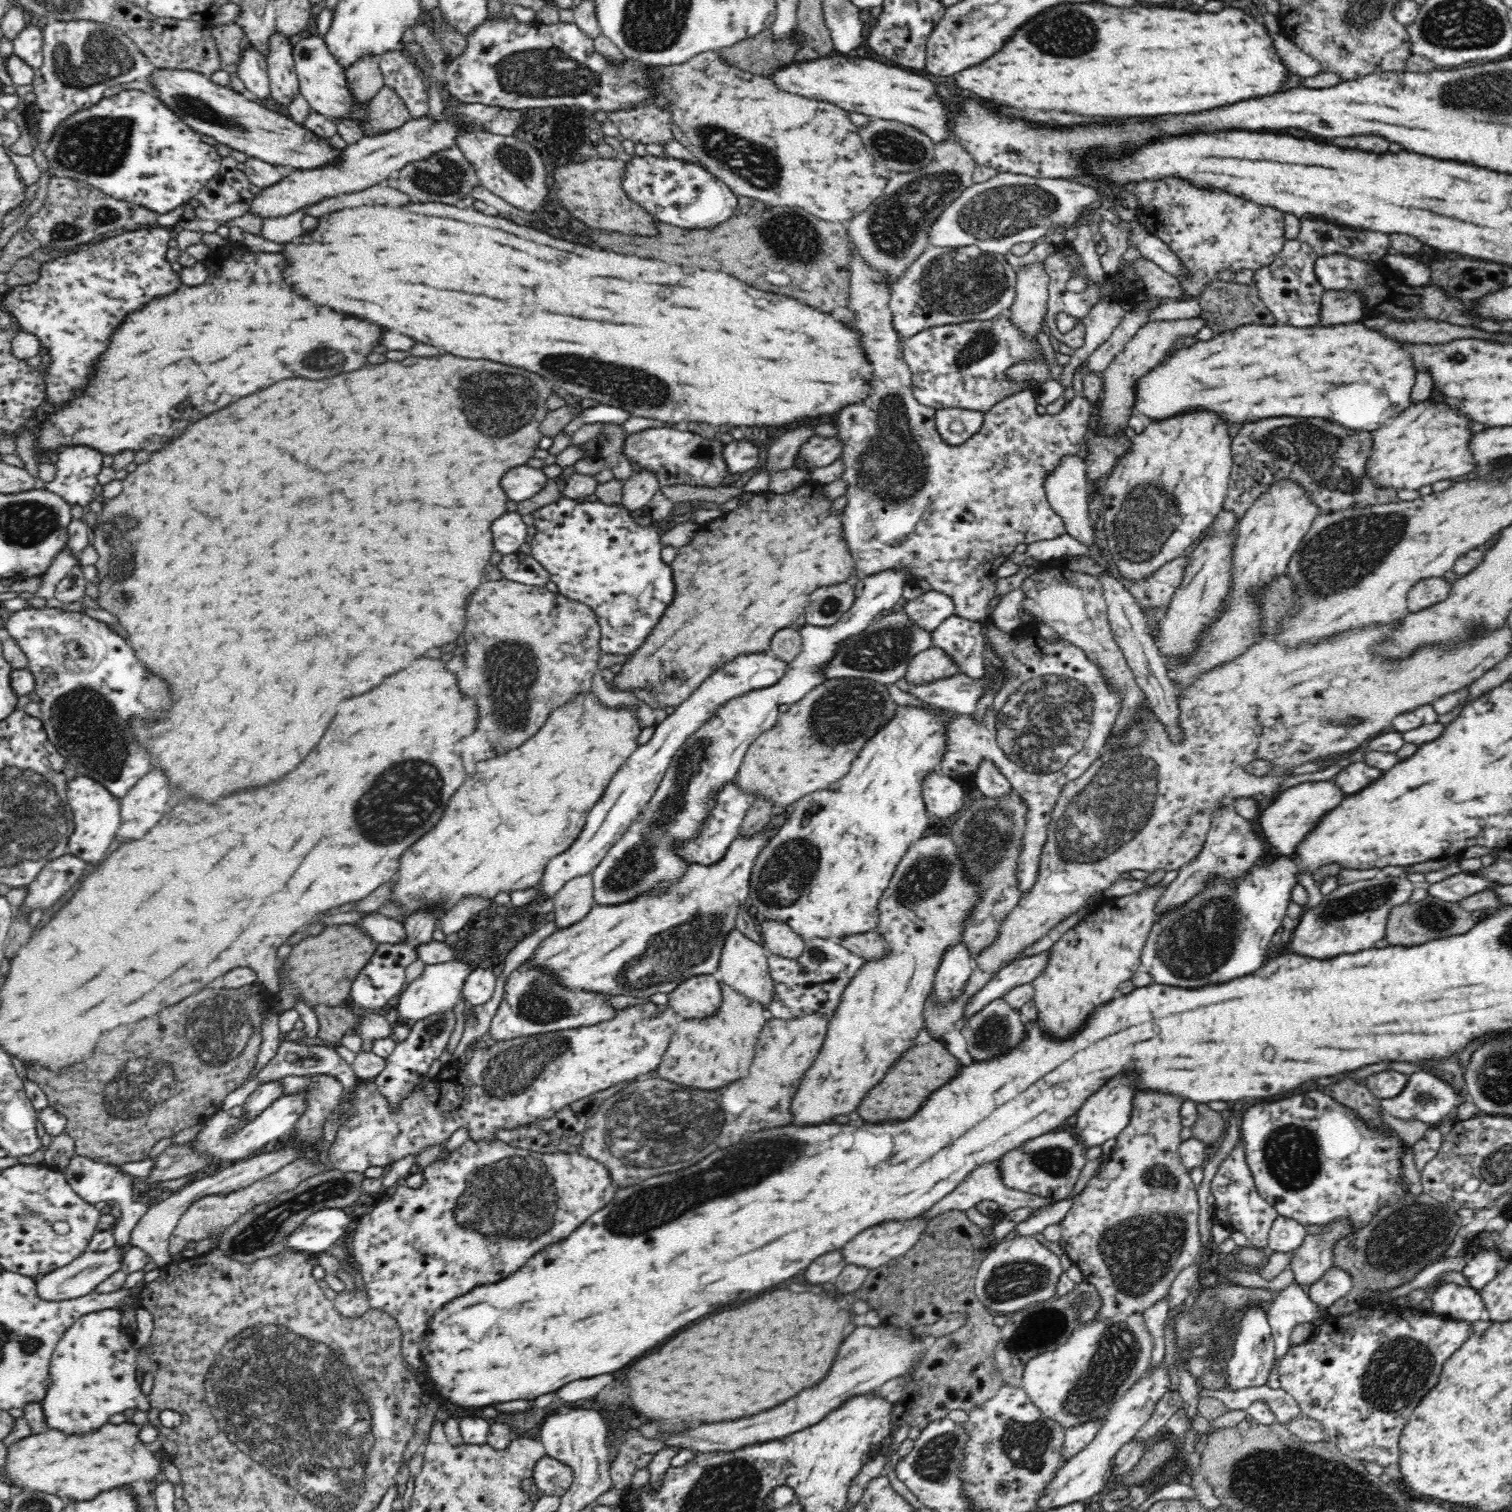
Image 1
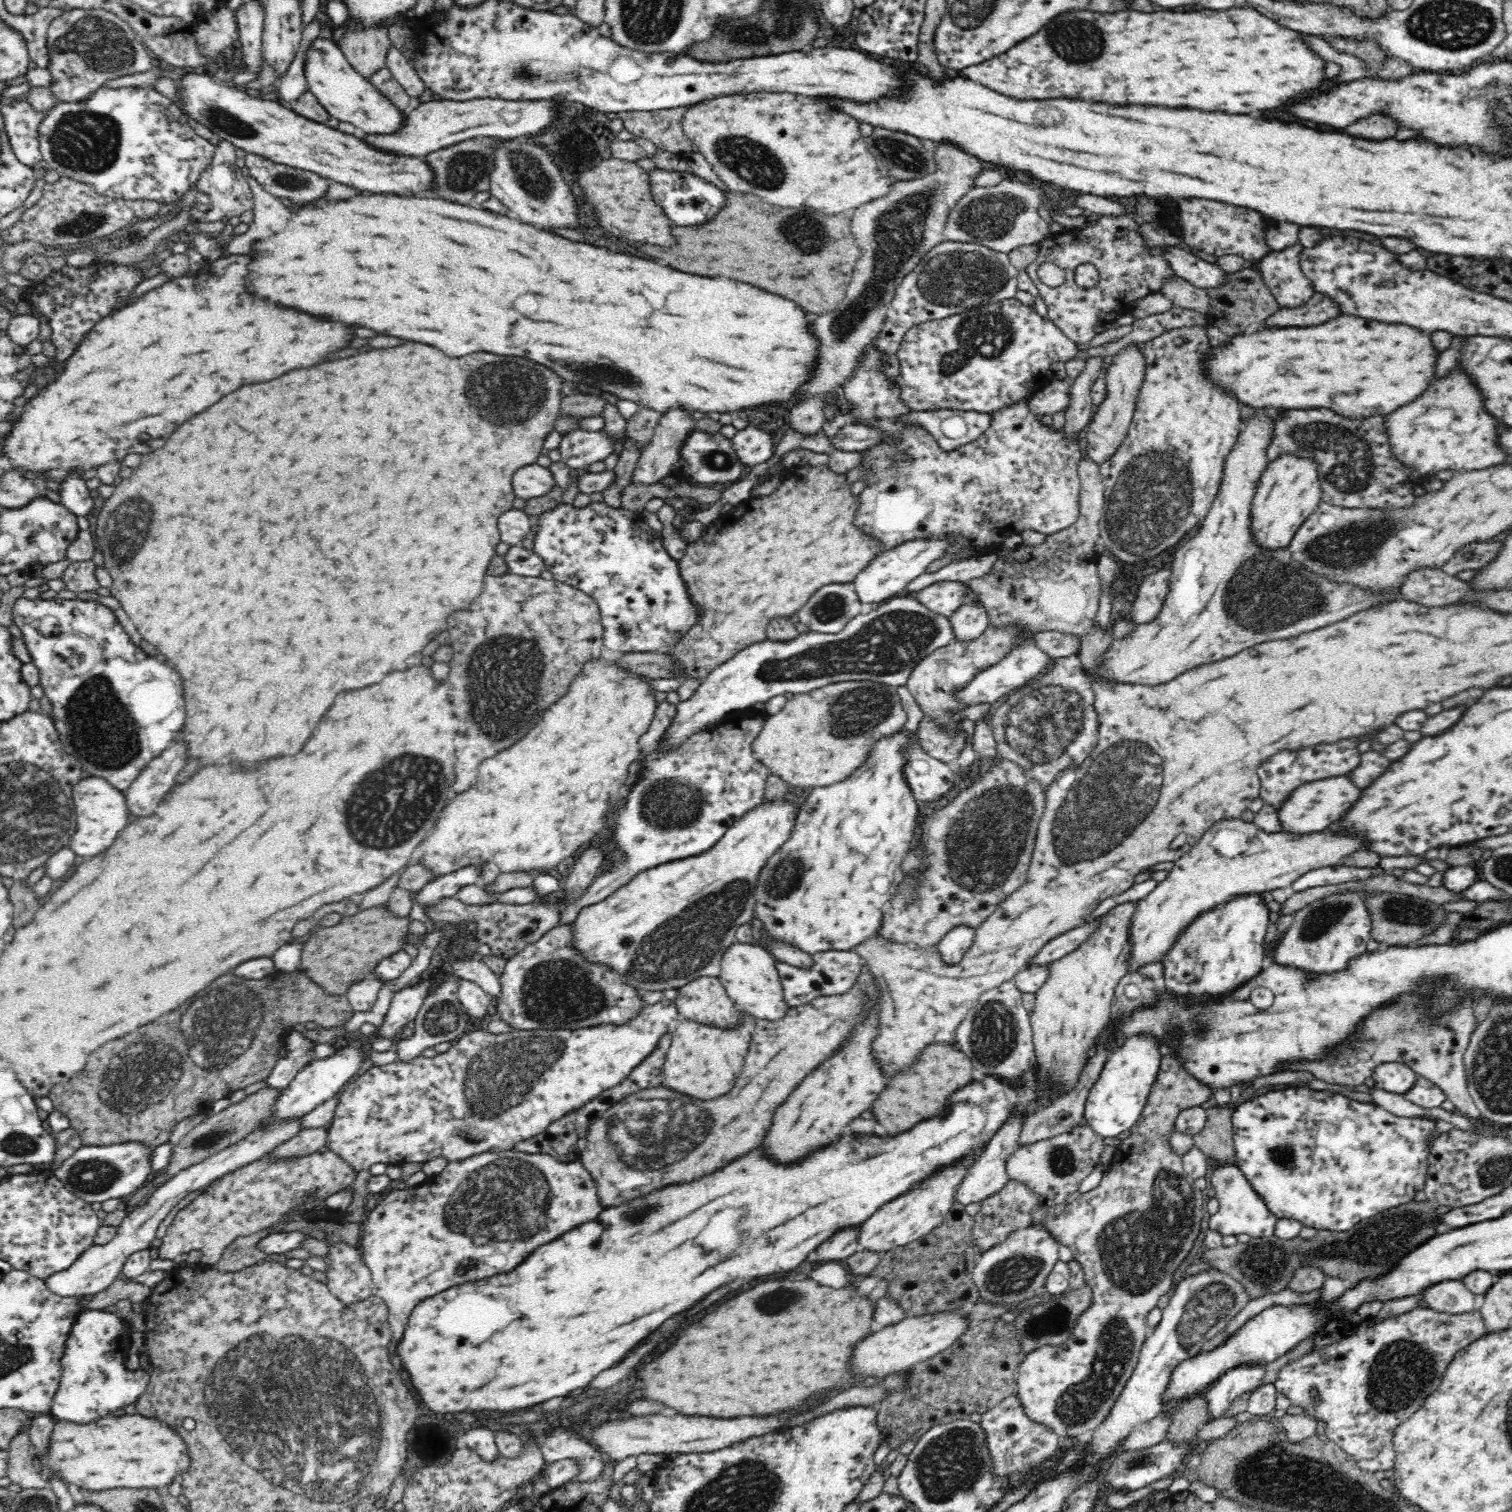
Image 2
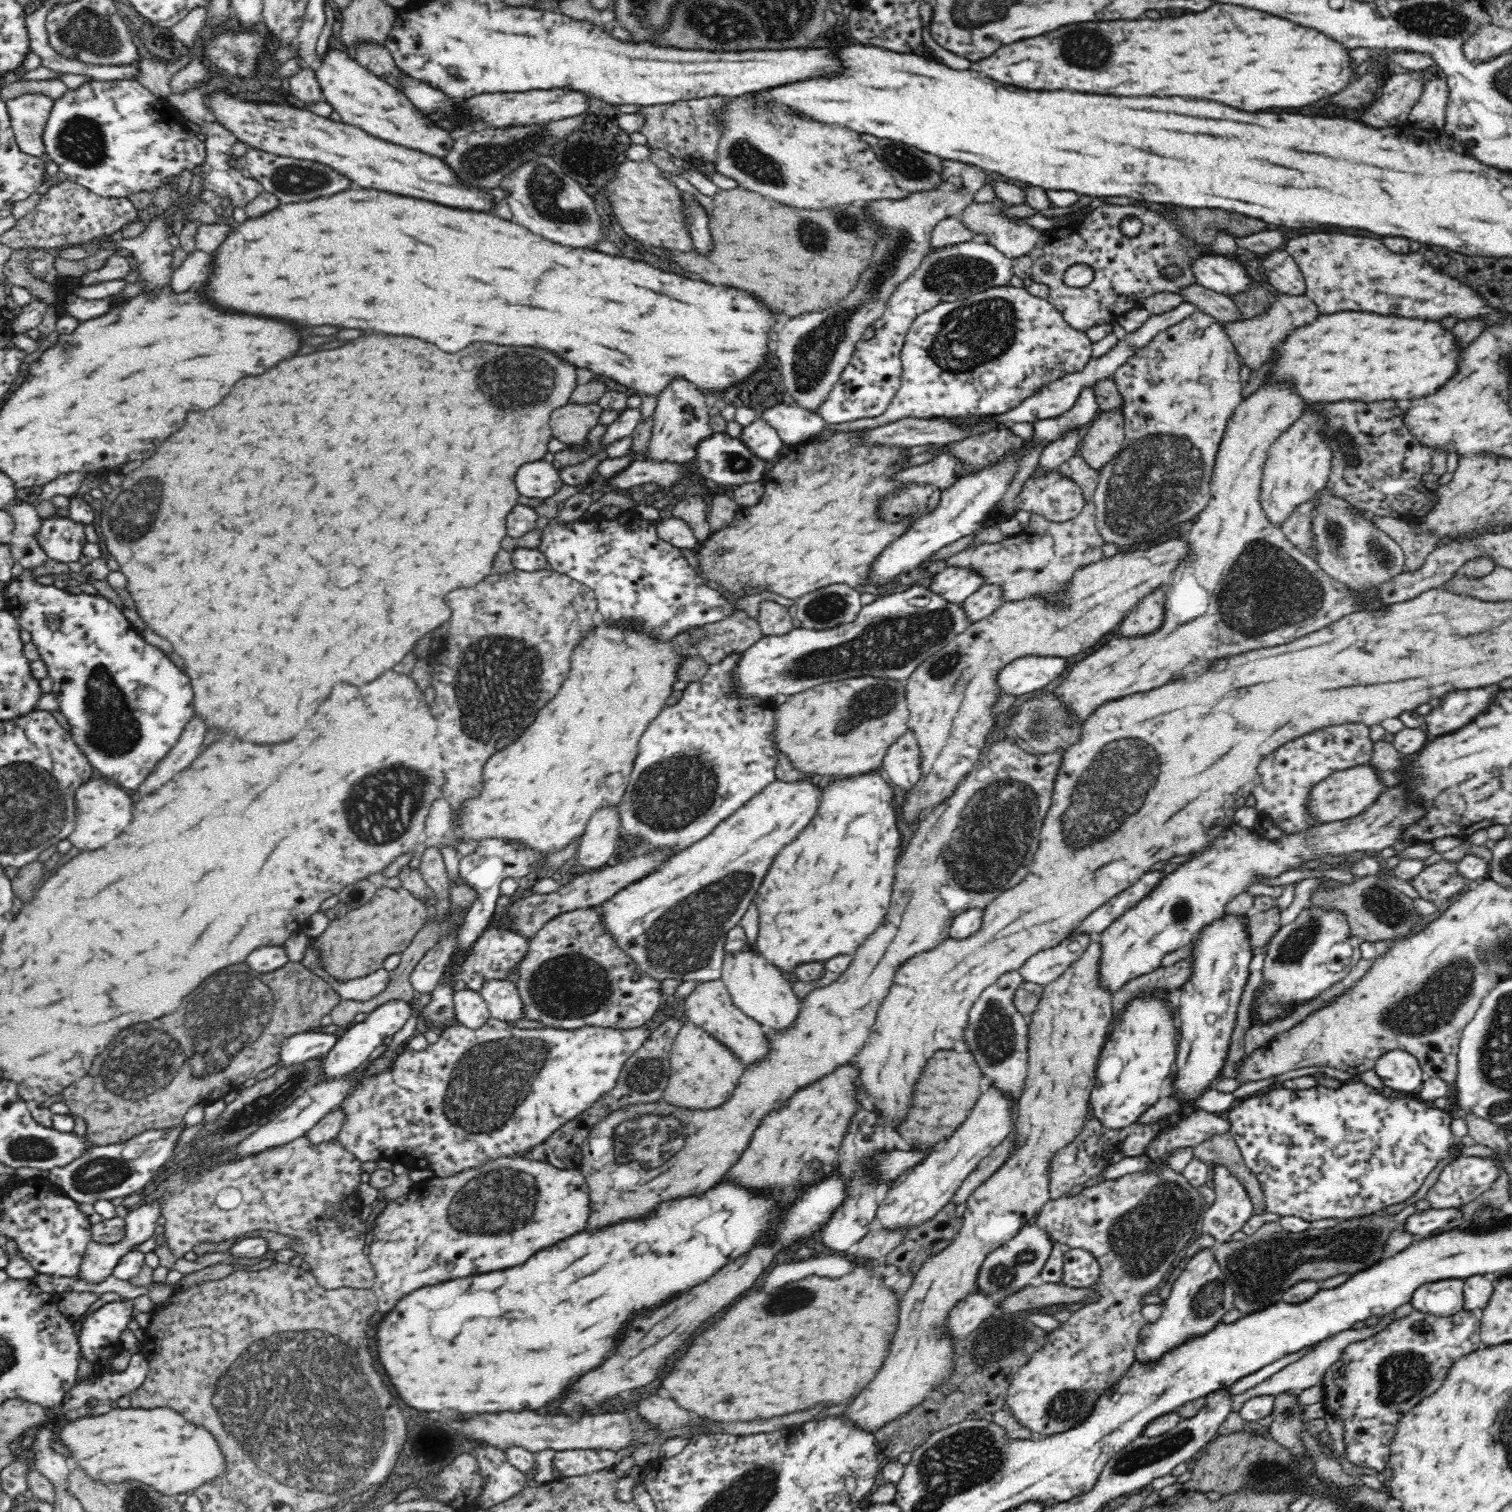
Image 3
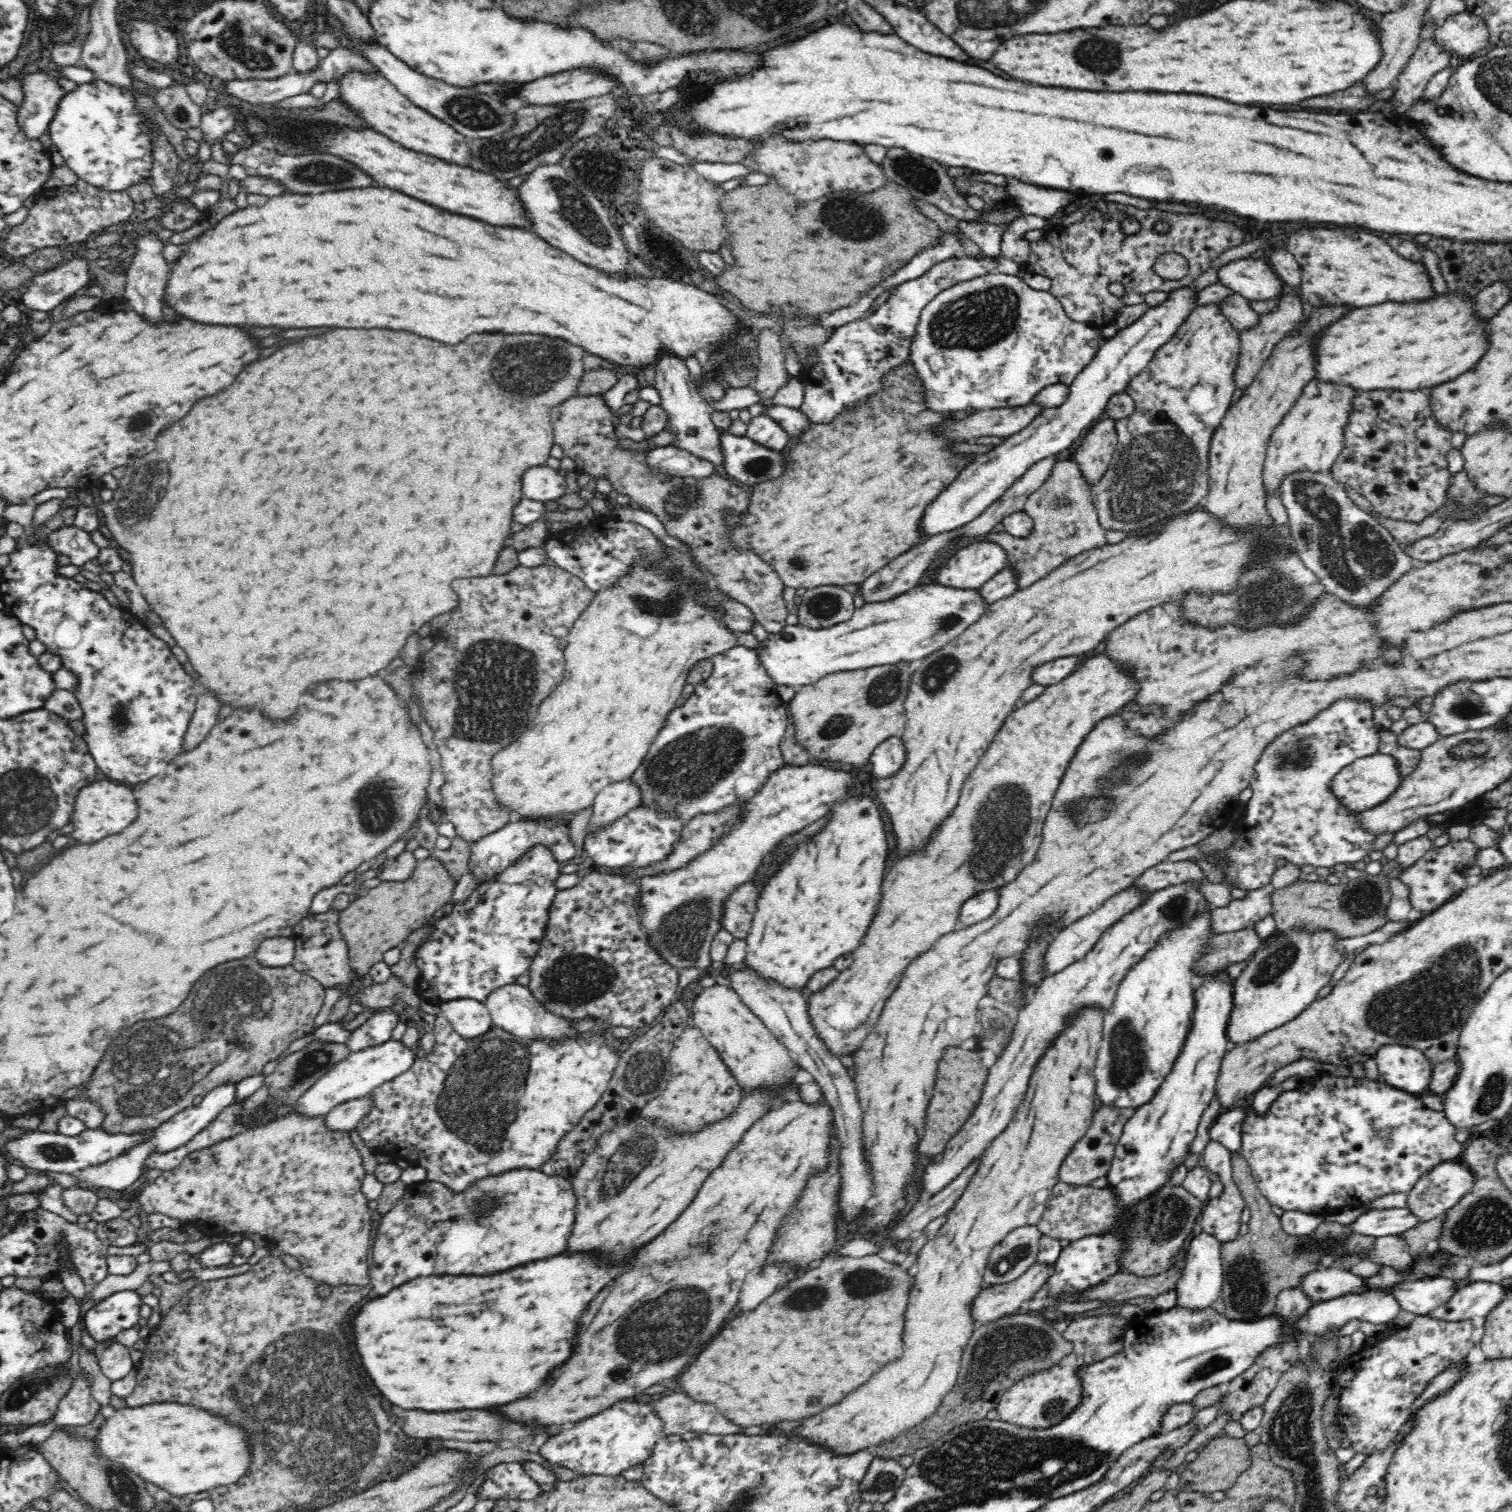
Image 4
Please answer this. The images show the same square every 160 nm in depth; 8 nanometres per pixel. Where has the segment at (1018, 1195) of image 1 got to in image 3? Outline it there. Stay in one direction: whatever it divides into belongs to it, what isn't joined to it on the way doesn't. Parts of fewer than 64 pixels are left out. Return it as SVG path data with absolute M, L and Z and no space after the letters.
M1012 971L1004 973L992 986L985 988L969 1011L968 1026L964 1030L965 1043L968 1050L974 1054L982 1074L986 1074L994 1088L998 1088L1012 1103L1010 1117L1014 1126L1018 1118L1019 1100L1027 1079L1029 1055L1028 1017L1023 1016L1014 1005L1016 989L1022 983L1019 971Z

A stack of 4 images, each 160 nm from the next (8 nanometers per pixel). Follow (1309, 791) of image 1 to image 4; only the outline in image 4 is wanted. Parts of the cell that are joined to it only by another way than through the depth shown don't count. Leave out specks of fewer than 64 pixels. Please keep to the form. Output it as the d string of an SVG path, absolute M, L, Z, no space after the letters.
M1376 753L1355 760L1352 764L1336 772L1336 776L1330 780L1330 791L1336 795L1336 799L1344 805L1344 809L1350 813L1359 813L1368 808L1374 808L1376 804L1383 802L1400 786L1400 777L1396 759L1384 753Z

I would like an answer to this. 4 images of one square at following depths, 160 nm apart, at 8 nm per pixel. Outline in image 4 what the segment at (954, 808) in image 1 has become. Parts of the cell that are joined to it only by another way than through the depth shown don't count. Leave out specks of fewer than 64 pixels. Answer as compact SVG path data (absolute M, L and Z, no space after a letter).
M901 736L884 739L869 758L874 777L893 777L904 766L906 757L907 752Z

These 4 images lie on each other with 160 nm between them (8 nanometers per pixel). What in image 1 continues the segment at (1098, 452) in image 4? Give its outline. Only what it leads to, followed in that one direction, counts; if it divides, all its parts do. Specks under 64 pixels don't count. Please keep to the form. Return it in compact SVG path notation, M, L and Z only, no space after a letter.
M1200 316L1190 319L1154 320L1146 323L1126 343L1124 350L1114 358L1105 368L1100 377L1103 380L1104 398L1100 402L1100 425L1107 432L1116 434L1118 430L1127 429L1128 420L1133 416L1137 395L1135 394L1136 380L1148 374L1152 368L1158 366L1167 352L1184 337L1196 337L1198 332L1207 326L1207 322Z

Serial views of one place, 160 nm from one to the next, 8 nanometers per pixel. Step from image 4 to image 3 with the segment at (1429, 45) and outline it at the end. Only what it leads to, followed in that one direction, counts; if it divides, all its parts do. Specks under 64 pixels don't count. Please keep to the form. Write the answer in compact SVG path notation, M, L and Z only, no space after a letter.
M1413 70L1409 74L1392 74L1360 120L1372 128L1390 128L1407 122L1409 112L1423 93L1422 84L1424 72L1420 70Z

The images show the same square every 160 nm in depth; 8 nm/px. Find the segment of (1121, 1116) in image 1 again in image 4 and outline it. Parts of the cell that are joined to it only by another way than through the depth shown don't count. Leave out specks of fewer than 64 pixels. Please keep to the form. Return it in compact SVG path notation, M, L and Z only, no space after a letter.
M1211 914L1200 915L1180 930L1164 936L1162 942L1133 966L1120 981L1116 1000L1104 1016L1103 1037L1093 1068L1096 1079L1095 1096L1102 1105L1136 1110L1152 1100L1166 1075L1172 1070L1188 1036L1195 1010L1194 990L1200 979L1194 974L1194 966L1202 949L1213 938L1210 916Z

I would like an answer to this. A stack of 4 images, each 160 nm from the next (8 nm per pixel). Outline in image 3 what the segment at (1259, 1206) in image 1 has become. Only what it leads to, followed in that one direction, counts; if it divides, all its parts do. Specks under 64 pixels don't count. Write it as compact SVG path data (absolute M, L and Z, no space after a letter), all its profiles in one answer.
M1218 1164L1212 1167L1216 1199L1212 1205L1205 1207L1201 1224L1203 1234L1214 1236L1221 1244L1230 1241L1234 1232L1244 1228L1244 1224L1255 1214L1255 1208L1242 1183L1226 1167Z

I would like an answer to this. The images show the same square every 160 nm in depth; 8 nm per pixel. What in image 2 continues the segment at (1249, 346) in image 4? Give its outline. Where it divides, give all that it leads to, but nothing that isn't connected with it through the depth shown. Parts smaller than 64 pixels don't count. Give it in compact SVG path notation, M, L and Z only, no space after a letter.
M1315 292L1312 298L1301 307L1295 309L1280 308L1275 315L1265 320L1266 327L1304 326L1304 324L1324 324L1324 320L1332 320L1340 316L1339 304L1327 294Z

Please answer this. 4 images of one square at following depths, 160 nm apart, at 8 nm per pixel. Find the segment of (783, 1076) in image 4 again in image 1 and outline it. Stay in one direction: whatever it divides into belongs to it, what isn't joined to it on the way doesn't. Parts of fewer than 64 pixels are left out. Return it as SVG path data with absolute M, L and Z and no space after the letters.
M713 974L692 976L667 995L669 1006L681 1020L706 1018L716 1012L723 1000L719 980Z

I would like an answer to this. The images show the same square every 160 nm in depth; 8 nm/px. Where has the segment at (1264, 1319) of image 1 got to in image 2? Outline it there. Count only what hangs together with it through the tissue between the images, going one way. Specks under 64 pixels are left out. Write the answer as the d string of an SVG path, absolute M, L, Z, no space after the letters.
M1247 1363L1224 1372L1214 1386L1203 1393L1210 1405L1210 1415L1214 1419L1222 1417L1236 1398L1258 1388L1265 1378L1266 1368L1267 1365L1264 1364Z

